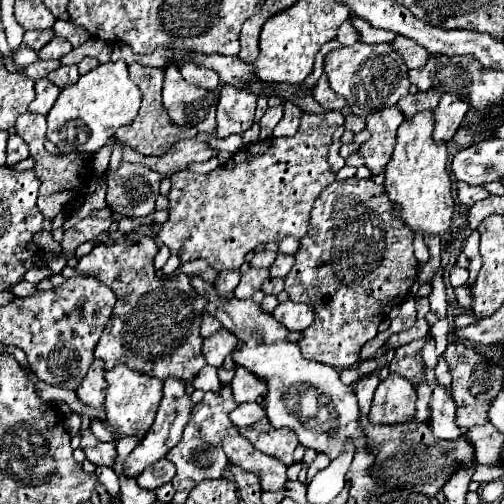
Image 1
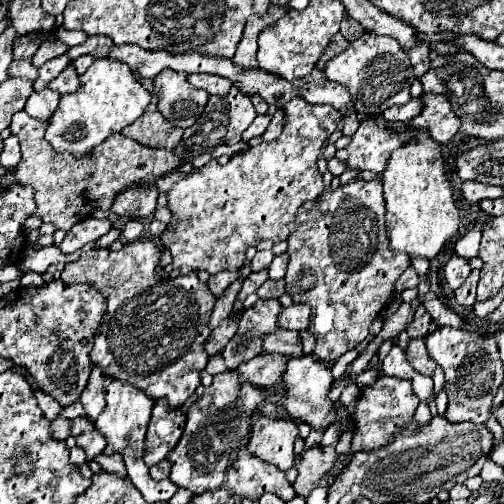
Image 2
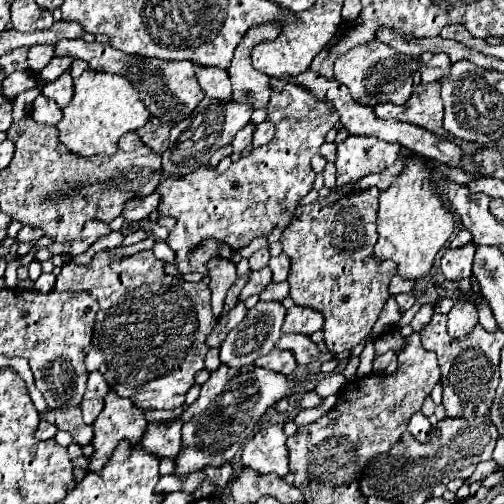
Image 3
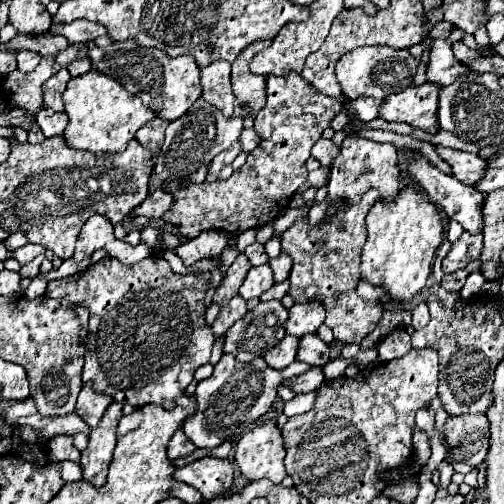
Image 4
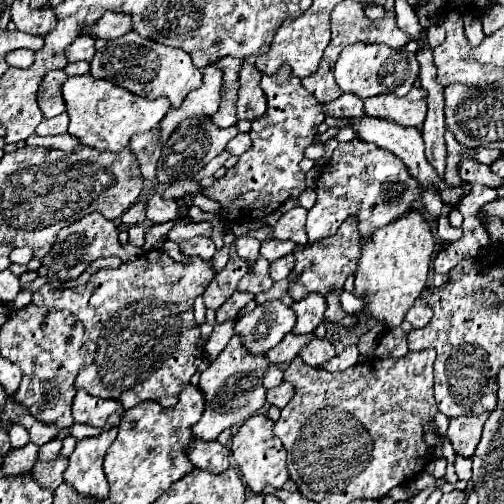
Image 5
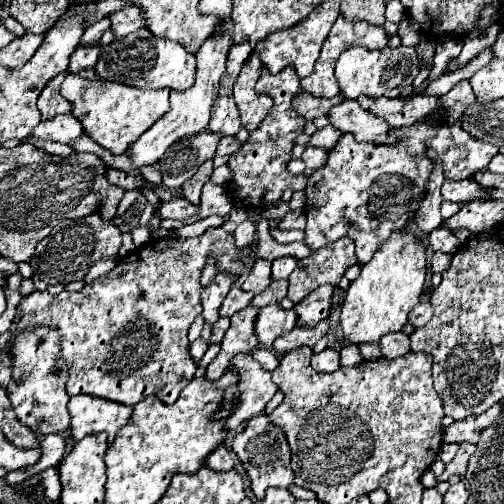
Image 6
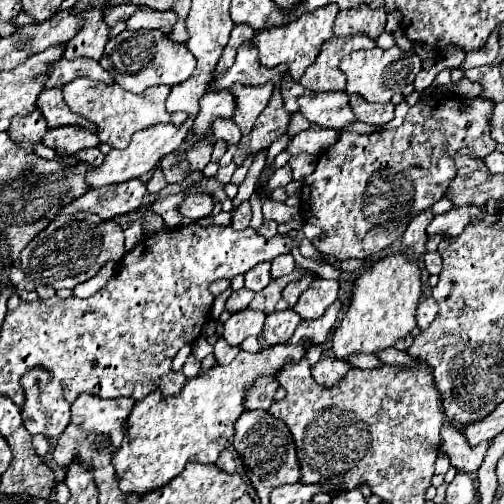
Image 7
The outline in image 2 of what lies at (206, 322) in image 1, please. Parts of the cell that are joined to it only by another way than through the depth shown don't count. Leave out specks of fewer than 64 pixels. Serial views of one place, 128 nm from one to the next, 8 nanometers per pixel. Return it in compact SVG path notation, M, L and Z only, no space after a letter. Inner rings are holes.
M238 278L236 282L232 282L232 284L230 284L230 288L226 290L226 294L216 302L214 312L212 312L212 318L210 318L210 330L214 330L214 328L224 320L224 318L228 318L228 316L230 316L230 312L234 310L236 296L238 296L240 288L242 288L242 280Z

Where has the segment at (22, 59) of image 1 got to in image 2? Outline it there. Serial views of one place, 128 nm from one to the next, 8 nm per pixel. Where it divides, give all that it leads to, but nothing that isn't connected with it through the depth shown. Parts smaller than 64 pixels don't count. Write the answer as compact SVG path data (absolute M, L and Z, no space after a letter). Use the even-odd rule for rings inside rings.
M26 58L26 60L14 60L10 64L10 76L16 76L16 78L24 78L24 80L34 82L38 78L38 70L32 66L30 58Z

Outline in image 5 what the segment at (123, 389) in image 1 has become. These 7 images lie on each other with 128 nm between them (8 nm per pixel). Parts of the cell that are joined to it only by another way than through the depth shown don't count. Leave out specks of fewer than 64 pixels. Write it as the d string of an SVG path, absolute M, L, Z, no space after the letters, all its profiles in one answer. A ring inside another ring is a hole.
M116 428L104 430L94 438L84 438L76 442L74 452L68 458L68 468L64 470L64 484L72 486L80 496L94 498L98 502L108 496L108 480L102 470L102 458L108 446L116 438Z

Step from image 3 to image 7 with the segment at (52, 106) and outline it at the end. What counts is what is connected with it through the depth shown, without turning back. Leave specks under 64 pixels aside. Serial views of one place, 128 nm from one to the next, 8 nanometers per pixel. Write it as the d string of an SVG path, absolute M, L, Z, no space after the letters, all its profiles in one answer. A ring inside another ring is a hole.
M60 126L56 130L48 130L44 134L42 142L48 148L64 150L68 154L76 154L84 148L94 148L94 146L100 144L96 134L92 134L88 130L82 130L82 128L76 128L76 126Z

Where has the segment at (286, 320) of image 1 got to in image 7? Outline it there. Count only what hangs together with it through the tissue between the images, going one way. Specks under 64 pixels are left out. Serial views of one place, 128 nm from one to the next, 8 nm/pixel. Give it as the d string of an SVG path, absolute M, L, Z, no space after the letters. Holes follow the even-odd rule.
M316 278L308 290L304 290L296 302L296 306L292 308L294 312L298 312L304 320L310 318L318 318L326 312L326 308L338 298L338 280L324 280L324 278Z

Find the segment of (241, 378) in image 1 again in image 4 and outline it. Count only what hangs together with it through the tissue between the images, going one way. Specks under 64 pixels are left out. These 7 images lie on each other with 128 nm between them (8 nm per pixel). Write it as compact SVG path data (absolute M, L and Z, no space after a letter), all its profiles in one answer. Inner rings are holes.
M286 334L284 340L280 340L272 350L268 350L268 354L264 356L266 364L274 370L282 370L288 364L292 364L296 360L296 350L298 350L298 342L300 338Z

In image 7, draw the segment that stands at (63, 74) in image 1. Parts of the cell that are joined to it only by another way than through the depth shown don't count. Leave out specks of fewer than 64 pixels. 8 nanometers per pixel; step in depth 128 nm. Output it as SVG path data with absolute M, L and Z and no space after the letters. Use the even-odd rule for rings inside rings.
M58 88L40 92L36 104L38 104L38 108L42 108L42 114L44 114L46 122L48 122L48 129L58 128L58 126L78 126L78 128L84 128L84 130L96 134L96 124L84 120L82 116L70 112L64 106L62 92Z

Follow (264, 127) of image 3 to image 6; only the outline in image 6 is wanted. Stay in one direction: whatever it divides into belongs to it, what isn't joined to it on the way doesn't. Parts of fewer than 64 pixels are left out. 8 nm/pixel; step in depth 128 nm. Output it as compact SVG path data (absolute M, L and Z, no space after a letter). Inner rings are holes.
M224 136L224 138L220 140L220 144L218 144L216 156L226 156L226 154L230 156L230 154L234 154L238 148L240 148L240 144L238 144L236 138L232 138L232 136Z

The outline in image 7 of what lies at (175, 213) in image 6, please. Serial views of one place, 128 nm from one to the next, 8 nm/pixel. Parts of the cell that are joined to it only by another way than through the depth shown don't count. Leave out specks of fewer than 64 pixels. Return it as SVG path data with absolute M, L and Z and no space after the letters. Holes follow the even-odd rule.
M190 194L182 204L180 204L180 212L186 218L204 218L208 214L212 214L212 206L214 206L214 198L210 194Z

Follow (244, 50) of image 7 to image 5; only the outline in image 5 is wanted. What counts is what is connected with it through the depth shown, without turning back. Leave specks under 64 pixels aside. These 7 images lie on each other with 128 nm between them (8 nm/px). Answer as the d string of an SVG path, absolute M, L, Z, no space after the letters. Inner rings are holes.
M282 64L274 76L264 74L260 86L268 98L268 110L264 118L252 122L252 148L238 158L236 166L232 166L226 176L216 180L210 188L204 188L204 194L222 206L222 218L226 220L254 220L264 214L268 216L290 198L294 188L304 186L306 176L298 168L298 162L312 144L318 124L326 118L324 106L306 92L300 78L292 76L288 64Z

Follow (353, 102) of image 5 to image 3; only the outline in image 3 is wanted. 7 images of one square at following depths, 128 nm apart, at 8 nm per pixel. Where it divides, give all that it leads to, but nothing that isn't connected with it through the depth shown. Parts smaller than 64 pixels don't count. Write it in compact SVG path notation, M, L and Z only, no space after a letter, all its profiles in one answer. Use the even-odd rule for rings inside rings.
M376 104L374 106L374 114L380 118L380 120L390 120L390 118L396 118L404 108L402 106L396 106L396 104Z

